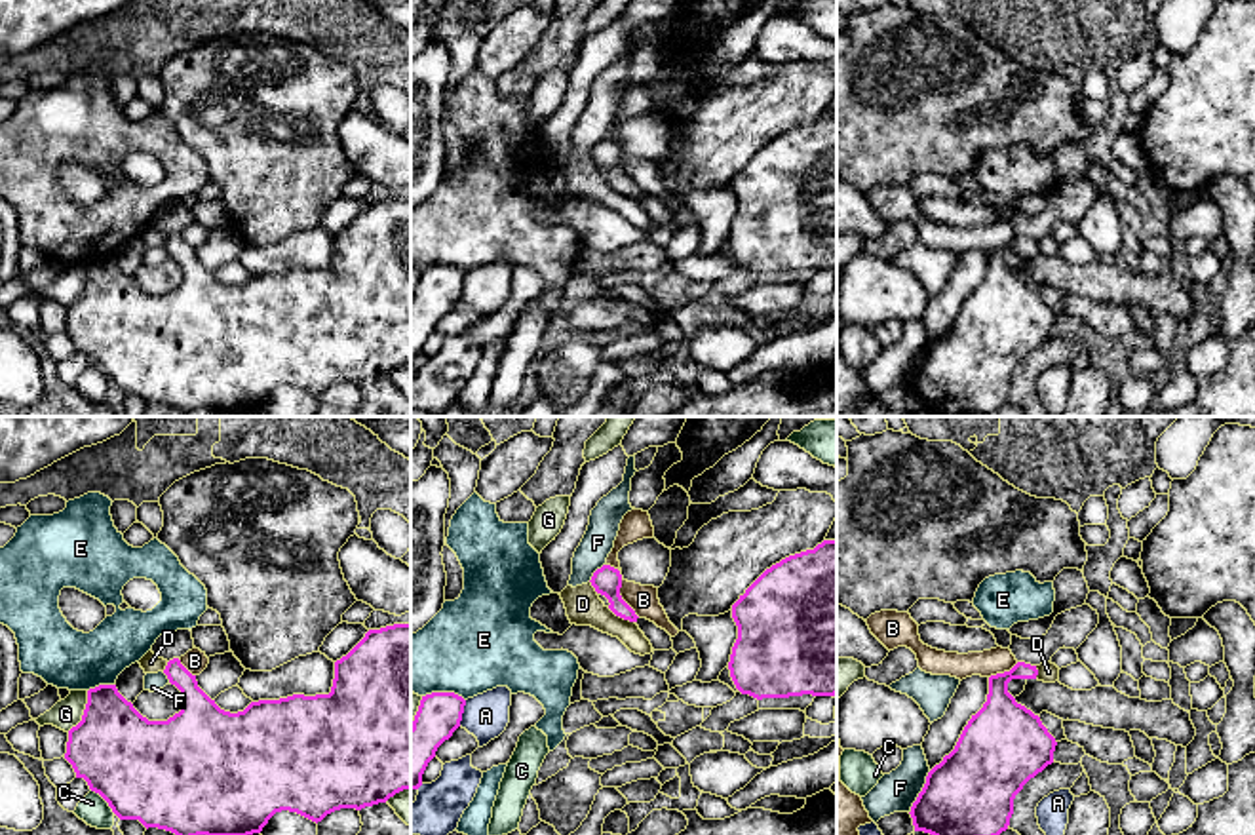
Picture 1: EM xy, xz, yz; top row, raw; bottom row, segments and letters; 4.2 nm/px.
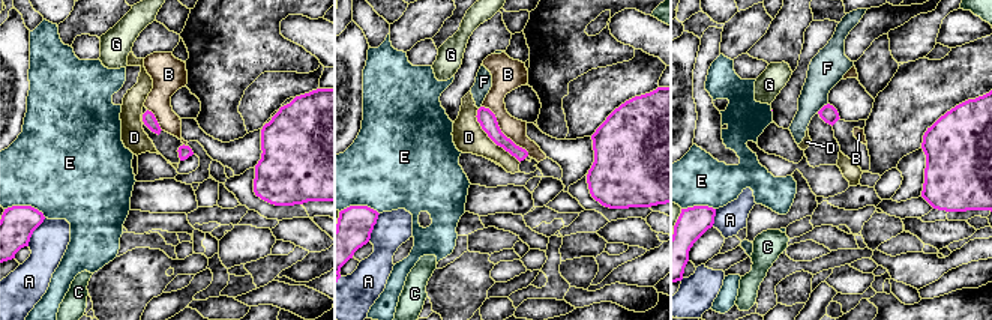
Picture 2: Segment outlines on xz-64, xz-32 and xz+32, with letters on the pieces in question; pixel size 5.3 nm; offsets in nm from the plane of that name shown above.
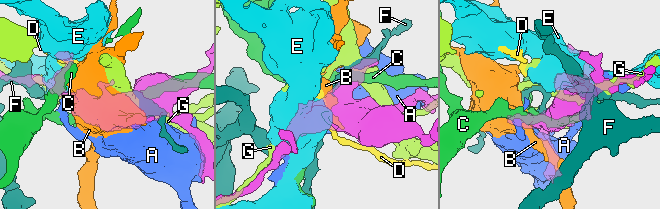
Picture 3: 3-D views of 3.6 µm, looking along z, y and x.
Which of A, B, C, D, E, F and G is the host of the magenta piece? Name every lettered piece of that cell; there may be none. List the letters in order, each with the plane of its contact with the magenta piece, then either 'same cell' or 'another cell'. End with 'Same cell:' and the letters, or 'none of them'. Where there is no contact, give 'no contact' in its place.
A: xz | another cell
B: xz | same cell
C: xy | another cell
D: xz | another cell
E: xz | another cell
F: yz | another cell
G: xy | another cell
Same cell: B

